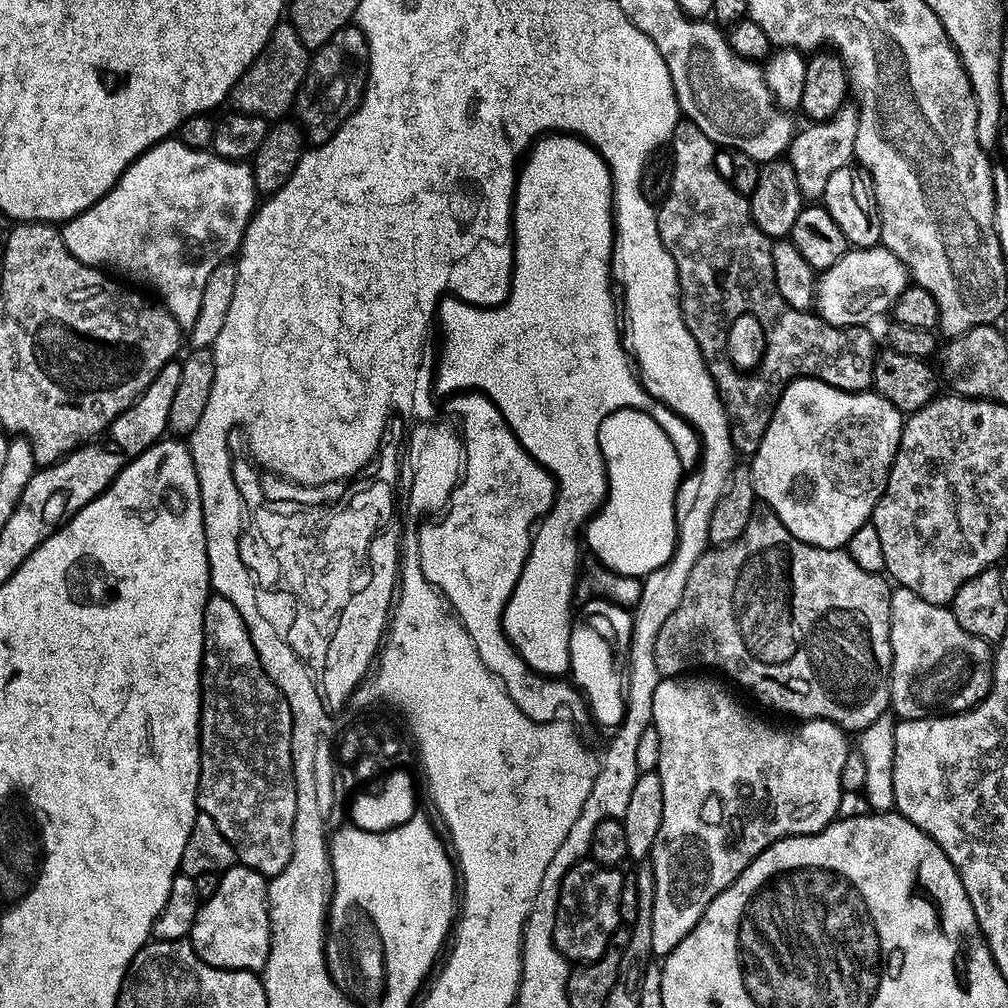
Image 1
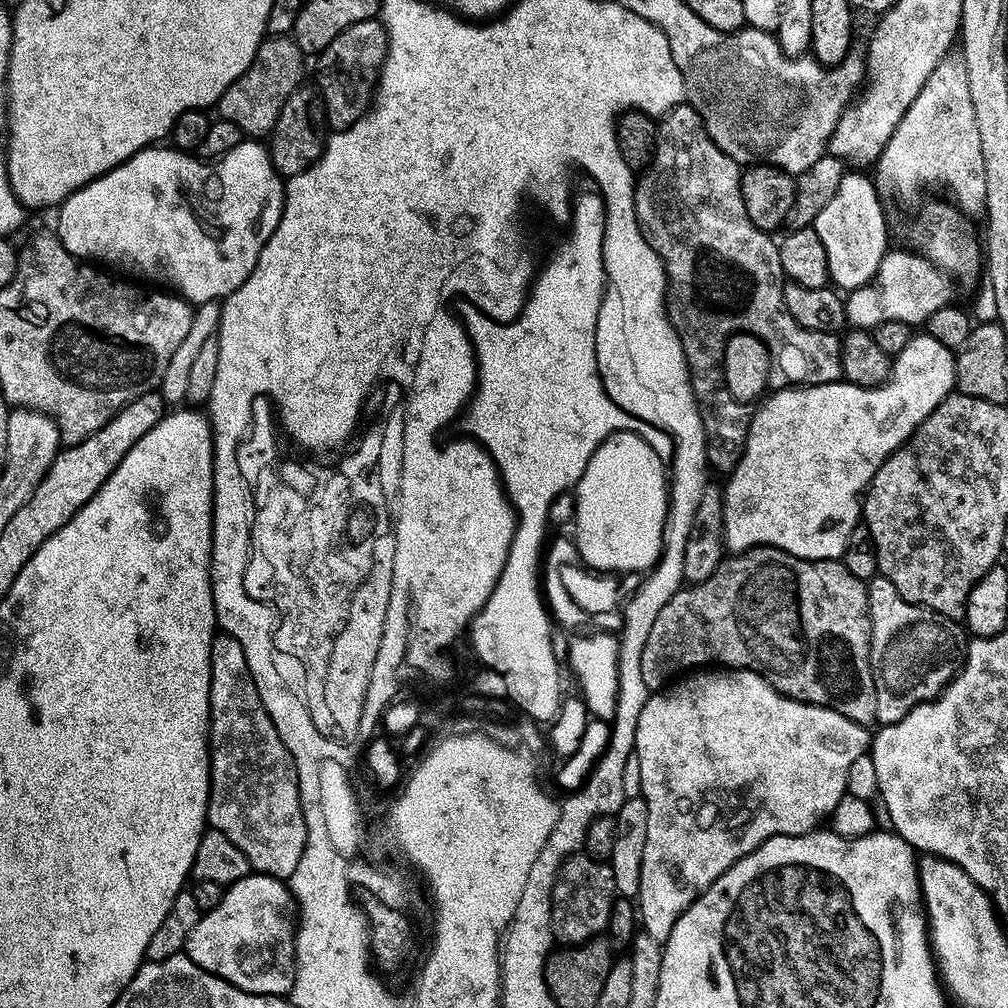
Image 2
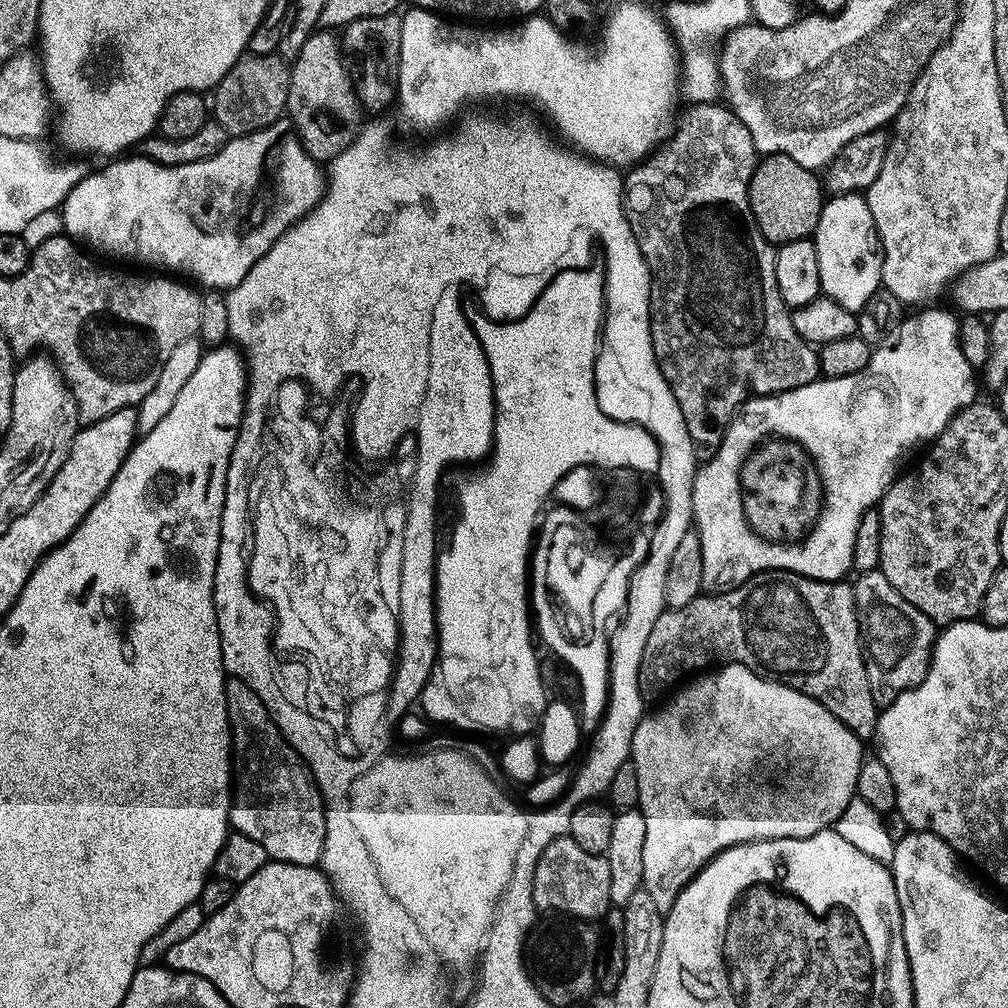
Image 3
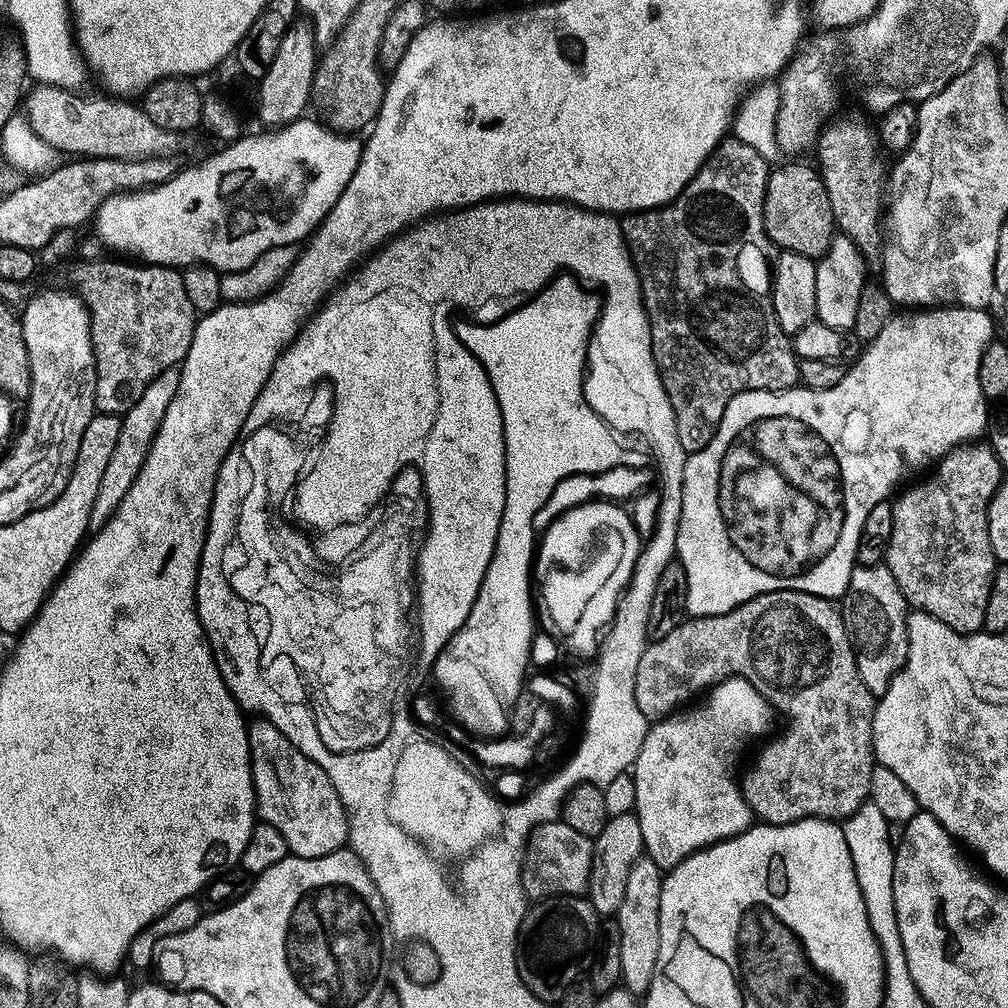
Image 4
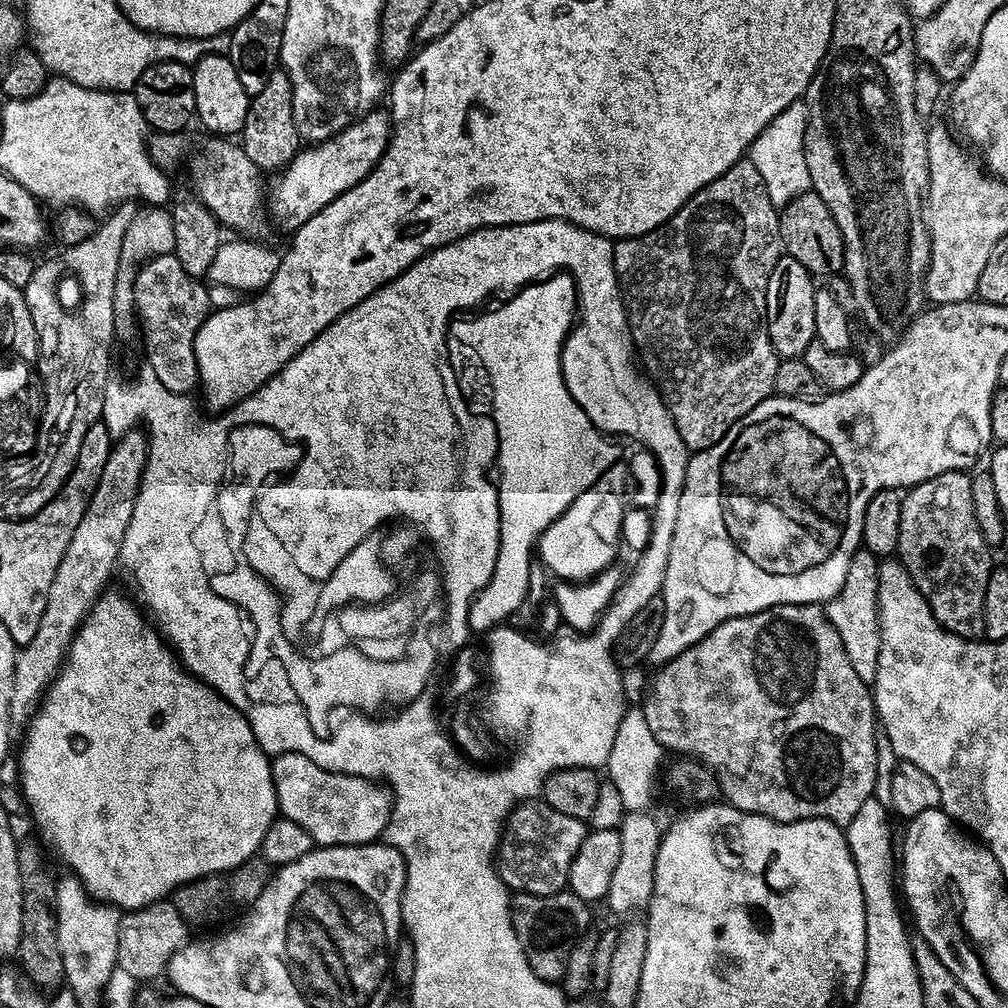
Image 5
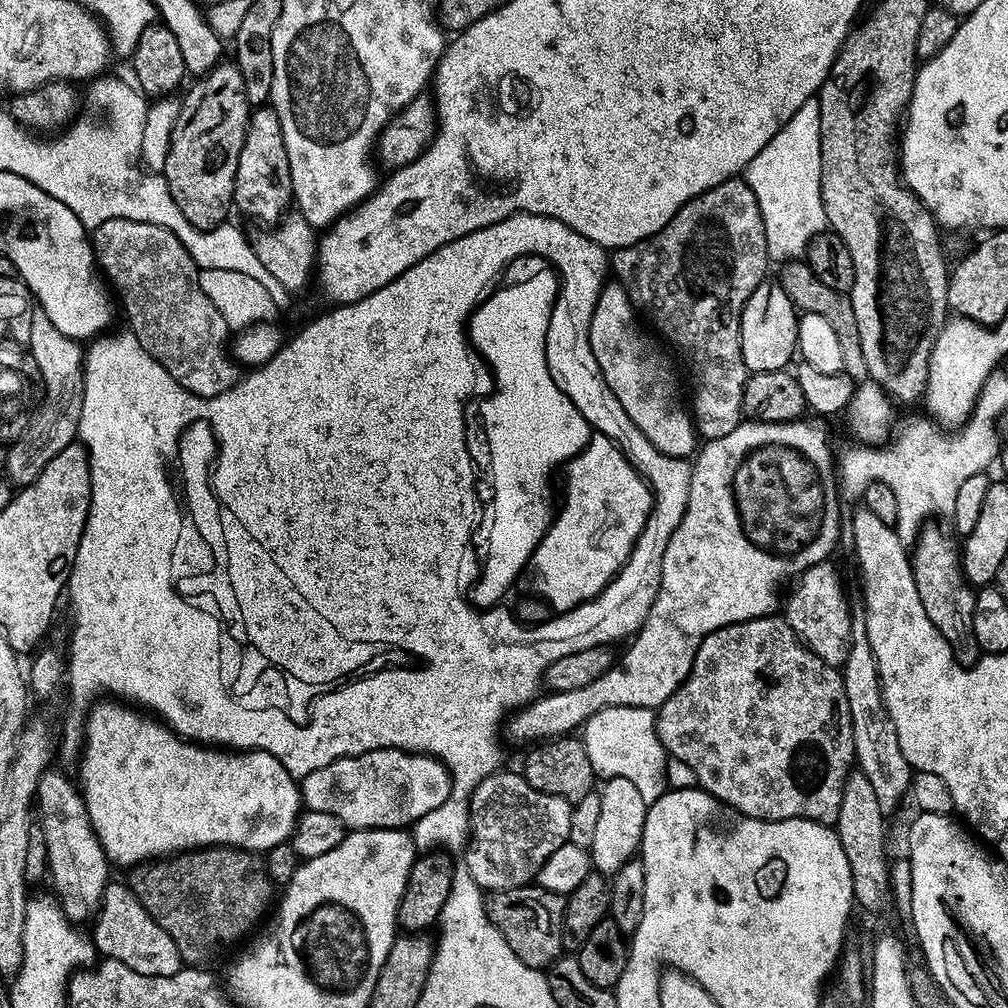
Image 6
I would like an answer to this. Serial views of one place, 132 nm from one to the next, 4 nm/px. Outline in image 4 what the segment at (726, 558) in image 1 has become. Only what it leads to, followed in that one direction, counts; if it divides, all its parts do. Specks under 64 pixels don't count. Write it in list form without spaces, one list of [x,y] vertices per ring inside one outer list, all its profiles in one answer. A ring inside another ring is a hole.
[[[778,590],[777,592],[763,592],[746,602],[742,602],[734,610],[726,614],[714,614],[713,616],[694,616],[685,618],[681,624],[674,626],[666,638],[652,640],[644,649],[642,658],[638,662],[638,674],[634,678],[634,702],[638,702],[638,710],[650,722],[662,720],[666,716],[673,715],[681,706],[687,705],[688,700],[695,692],[704,694],[722,680],[731,680],[733,676],[741,676],[765,696],[769,704],[777,713],[780,712],[788,719],[788,729],[781,736],[776,736],[760,752],[756,765],[748,772],[748,777],[743,777],[742,791],[749,808],[761,821],[769,824],[790,824],[798,820],[808,818],[847,818],[860,804],[863,804],[872,787],[872,770],[874,767],[874,745],[872,742],[872,723],[876,717],[877,697],[862,682],[862,674],[858,674],[858,662],[856,652],[852,649],[852,638],[848,634],[848,627],[844,624],[844,613],[836,608],[827,596],[815,596],[798,590]]]

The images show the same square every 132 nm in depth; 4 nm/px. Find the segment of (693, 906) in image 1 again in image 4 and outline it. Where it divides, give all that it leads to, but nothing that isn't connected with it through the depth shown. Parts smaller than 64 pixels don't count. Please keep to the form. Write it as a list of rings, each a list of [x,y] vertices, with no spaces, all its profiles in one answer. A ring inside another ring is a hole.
[[[741,676],[720,681],[701,700],[704,701],[697,708],[688,706],[655,721],[644,735],[634,765],[637,786],[634,815],[642,826],[644,852],[662,870],[671,870],[692,853],[739,836],[741,832],[748,831],[754,820],[754,813],[738,783],[738,776],[736,780],[736,763],[740,760],[740,751],[771,726],[774,709],[765,696]]]

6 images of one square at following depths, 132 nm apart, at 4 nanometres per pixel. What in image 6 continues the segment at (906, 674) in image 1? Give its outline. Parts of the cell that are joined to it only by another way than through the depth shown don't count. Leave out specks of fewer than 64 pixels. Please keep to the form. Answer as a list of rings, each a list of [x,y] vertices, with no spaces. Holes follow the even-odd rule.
[[[831,563],[815,564],[797,576],[788,596],[788,609],[782,612],[783,619],[795,630],[797,636],[807,644],[810,651],[818,654],[822,662],[840,670],[844,667],[851,648],[851,622],[853,609],[848,609],[840,576],[831,568]]]

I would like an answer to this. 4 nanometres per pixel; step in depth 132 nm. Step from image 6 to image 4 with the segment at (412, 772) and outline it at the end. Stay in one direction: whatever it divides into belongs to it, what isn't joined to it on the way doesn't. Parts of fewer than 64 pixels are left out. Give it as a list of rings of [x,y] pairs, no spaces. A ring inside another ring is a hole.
[[[253,720],[248,724],[248,745],[259,819],[286,838],[291,855],[318,858],[341,851],[348,844],[350,817],[326,770],[310,762],[303,748],[294,746],[270,721]]]

